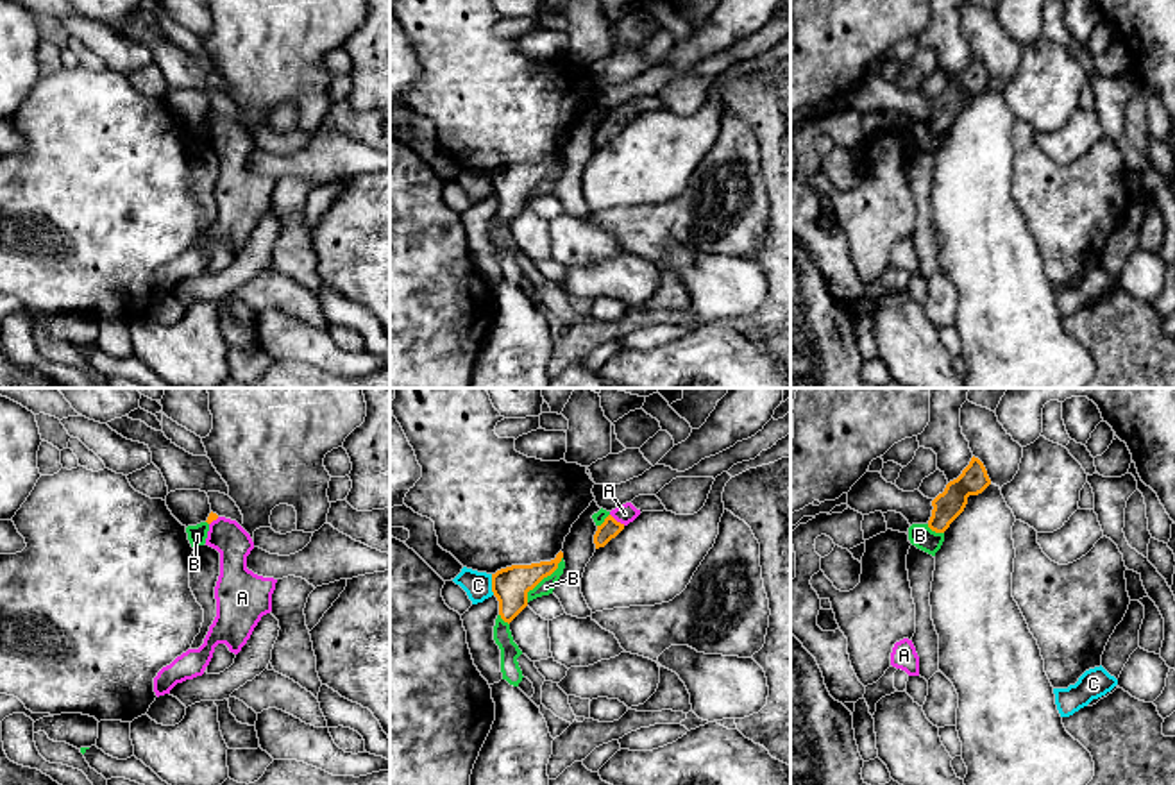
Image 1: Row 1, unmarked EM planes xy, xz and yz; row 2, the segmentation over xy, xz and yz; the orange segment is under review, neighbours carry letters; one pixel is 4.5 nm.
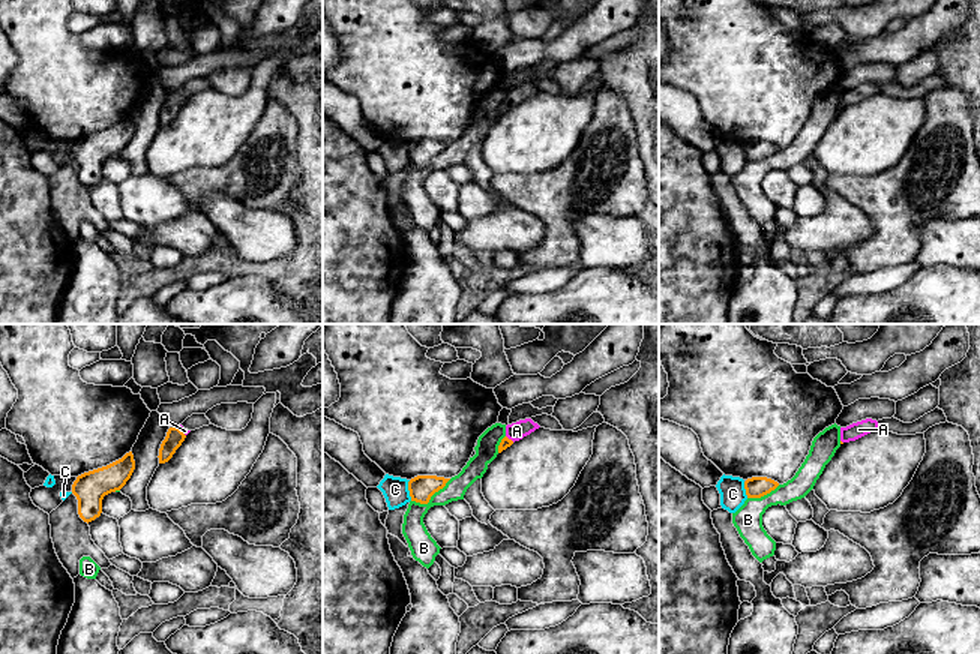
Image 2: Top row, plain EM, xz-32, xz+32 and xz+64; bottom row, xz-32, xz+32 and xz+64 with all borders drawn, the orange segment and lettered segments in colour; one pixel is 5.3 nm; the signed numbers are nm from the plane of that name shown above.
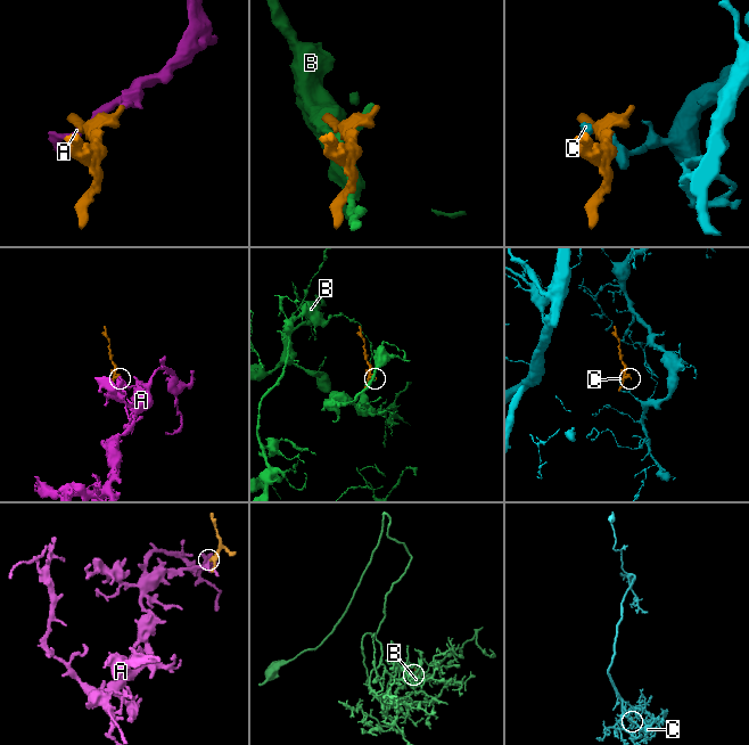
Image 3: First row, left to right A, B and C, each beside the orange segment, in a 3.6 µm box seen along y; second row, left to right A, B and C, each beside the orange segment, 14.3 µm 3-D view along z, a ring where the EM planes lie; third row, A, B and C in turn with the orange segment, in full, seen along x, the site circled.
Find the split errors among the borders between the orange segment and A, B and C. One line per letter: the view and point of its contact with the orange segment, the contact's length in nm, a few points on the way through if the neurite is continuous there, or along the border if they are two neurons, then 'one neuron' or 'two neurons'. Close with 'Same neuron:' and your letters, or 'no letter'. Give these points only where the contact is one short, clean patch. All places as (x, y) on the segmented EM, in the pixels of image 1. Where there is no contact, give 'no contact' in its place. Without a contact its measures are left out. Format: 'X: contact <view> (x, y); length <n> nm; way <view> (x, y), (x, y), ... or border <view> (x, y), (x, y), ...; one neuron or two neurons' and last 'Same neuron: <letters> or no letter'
A: contact xz (616, 521); length 90 nm; one neuron
B: contact xz (542, 578); length 260 nm; two neurons
C: contact xz (492, 585); length 100 nm; two neurons
Same neuron: A

